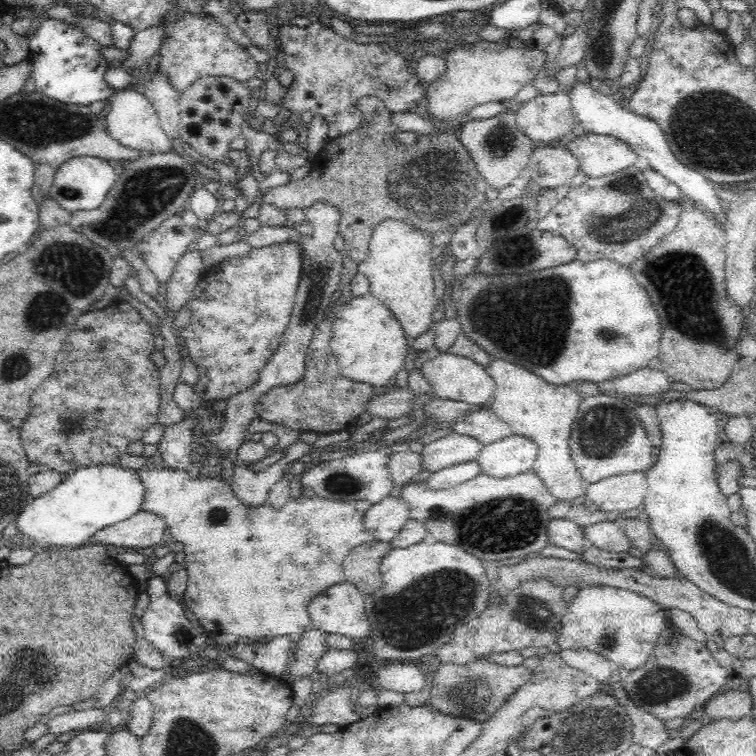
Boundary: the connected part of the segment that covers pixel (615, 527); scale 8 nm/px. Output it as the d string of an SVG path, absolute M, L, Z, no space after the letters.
M615 521L598 522L582 529L586 541L601 550L612 553L627 552L631 546L622 527Z

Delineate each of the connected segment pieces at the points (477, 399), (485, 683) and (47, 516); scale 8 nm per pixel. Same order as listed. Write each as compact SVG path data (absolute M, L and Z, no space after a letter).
M439 353L421 366L424 378L430 383L434 396L441 399L462 401L468 404L484 404L491 400L496 383L486 368L470 358L452 353Z
M486 659L462 665L441 663L434 676L427 679L430 684L428 703L440 713L485 723L530 677L531 670L523 664L505 667Z
M118 464L96 465L78 468L56 486L56 489L42 494L39 498L24 508L24 512L16 518L16 528L25 543L34 543L42 546L68 546L76 548L90 543L95 532L128 520L140 512L144 502L145 489L138 477L138 470L125 468Z

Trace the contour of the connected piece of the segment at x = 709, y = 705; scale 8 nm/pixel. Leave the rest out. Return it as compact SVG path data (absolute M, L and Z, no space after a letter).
M738 684L725 693L716 694L704 705L701 711L708 714L712 720L722 718L740 720L751 712L752 705L750 693L742 684Z

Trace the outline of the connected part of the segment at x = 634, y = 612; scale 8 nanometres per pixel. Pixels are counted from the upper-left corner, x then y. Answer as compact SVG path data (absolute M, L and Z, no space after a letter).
M601 585L581 587L569 604L569 609L560 622L555 643L561 650L589 650L610 660L615 667L624 671L636 670L652 654L669 620L666 610L651 598L639 595L628 589Z

